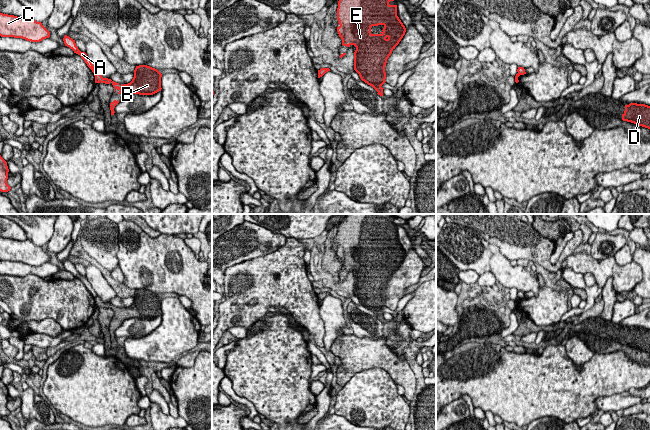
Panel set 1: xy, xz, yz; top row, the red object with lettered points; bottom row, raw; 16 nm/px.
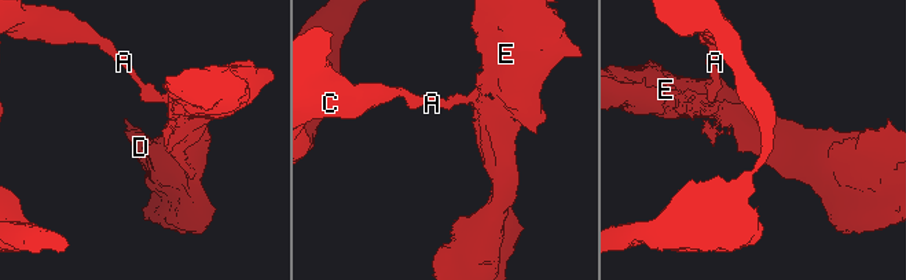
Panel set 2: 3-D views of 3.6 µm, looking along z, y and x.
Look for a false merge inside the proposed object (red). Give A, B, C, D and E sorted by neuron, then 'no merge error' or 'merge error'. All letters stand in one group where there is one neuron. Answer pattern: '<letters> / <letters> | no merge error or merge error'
A C / B D E | merge error

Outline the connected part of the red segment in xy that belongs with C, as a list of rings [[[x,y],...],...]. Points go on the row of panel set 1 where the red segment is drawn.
[[[0,13],[0,36],[22,38],[31,42],[40,42],[50,37],[50,32],[42,25],[41,22],[35,21],[32,16],[17,17]]]

